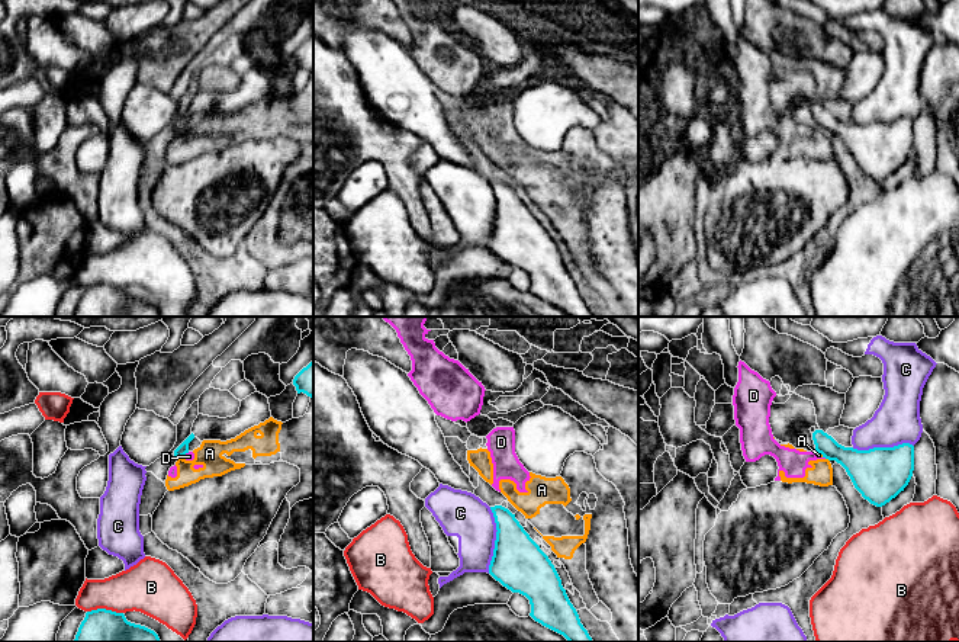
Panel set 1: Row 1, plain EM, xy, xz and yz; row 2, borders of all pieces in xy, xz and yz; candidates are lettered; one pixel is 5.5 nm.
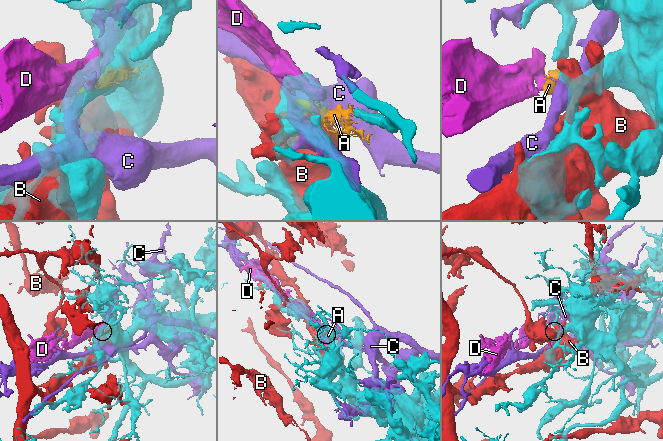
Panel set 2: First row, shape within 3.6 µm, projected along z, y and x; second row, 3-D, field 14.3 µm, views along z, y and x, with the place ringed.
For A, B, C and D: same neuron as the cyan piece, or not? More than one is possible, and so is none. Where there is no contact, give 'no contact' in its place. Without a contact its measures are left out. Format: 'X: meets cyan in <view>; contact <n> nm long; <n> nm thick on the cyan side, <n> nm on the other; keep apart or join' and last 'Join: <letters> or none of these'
A: meets cyan in yz; contact 30 nm long; 220 nm thick on the cyan side, 130 nm on the other; keep apart
B: meets cyan in xy; contact 200 nm long; 320 nm thick on the cyan side, 280 nm on the other; keep apart
C: meets cyan in xz; contact 360 nm long; 300 nm thick on the cyan side, 260 nm on the other; keep apart
D: meets cyan in yz; contact 30 nm long; 200 nm thick on the cyan side, 150 nm on the other; keep apart
Join: none of these

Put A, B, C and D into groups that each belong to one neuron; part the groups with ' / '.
A D / B / C

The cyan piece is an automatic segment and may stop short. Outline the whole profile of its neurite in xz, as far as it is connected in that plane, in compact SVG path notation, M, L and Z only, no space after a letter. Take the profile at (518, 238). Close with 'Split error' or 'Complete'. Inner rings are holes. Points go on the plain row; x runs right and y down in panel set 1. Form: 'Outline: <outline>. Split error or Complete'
Outline: M495 180L490 184L498 206L489 248L512 267L530 275L530 290L535 296L569 317L593 317L548 231L508 183Z. Complete

